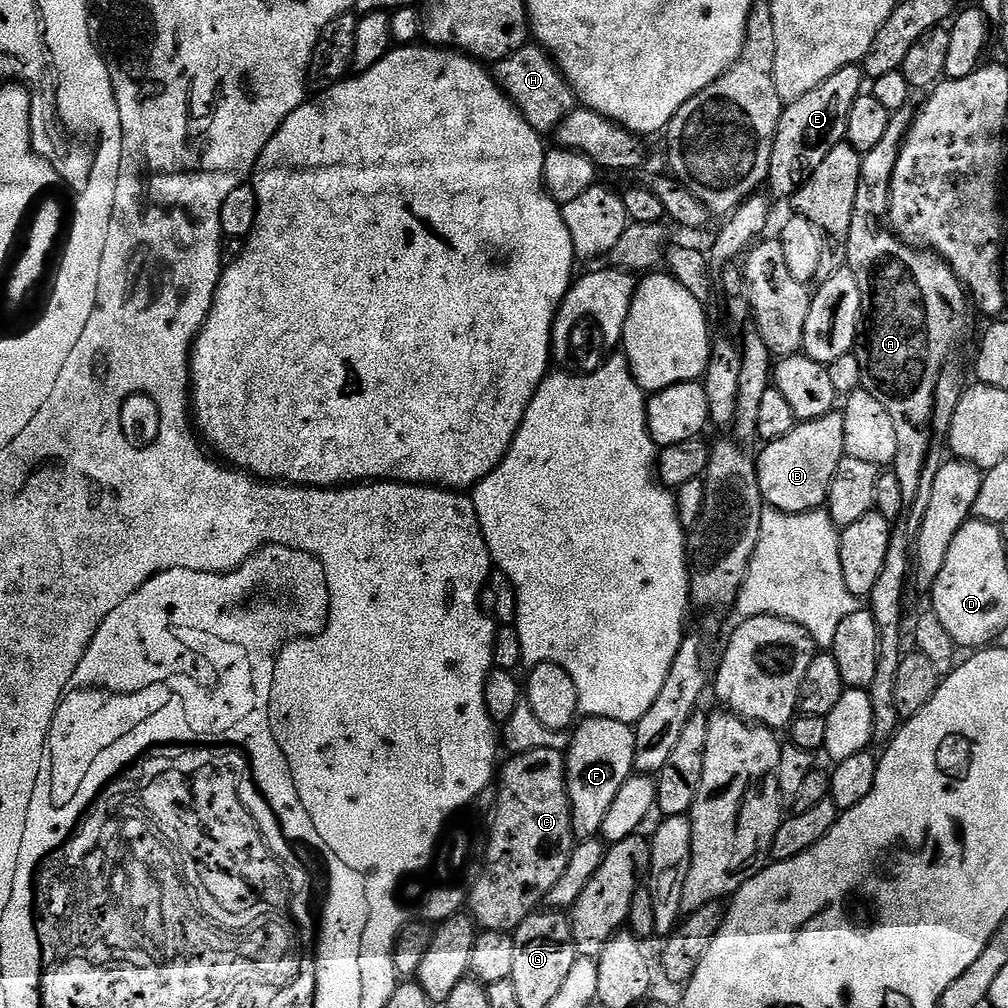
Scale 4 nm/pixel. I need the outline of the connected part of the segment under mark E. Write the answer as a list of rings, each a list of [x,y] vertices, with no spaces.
[[[847,64],[842,66],[842,70],[830,74],[826,82],[810,90],[810,94],[802,94],[802,98],[791,101],[781,111],[766,181],[776,197],[789,199],[797,189],[798,181],[822,166],[822,158],[826,158],[832,147],[845,139],[850,106],[854,106],[865,88],[863,67],[860,64]]]

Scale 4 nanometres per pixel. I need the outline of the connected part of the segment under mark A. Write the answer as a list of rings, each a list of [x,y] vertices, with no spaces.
[[[911,107],[899,108],[888,117],[886,134],[874,146],[874,150],[863,153],[860,162],[860,181],[858,198],[854,198],[854,214],[850,222],[850,234],[846,241],[846,264],[851,268],[854,278],[858,278],[858,290],[862,298],[862,342],[854,351],[862,366],[860,387],[864,388],[894,418],[894,430],[898,433],[898,454],[890,466],[898,478],[905,505],[911,506],[918,494],[918,481],[922,478],[922,466],[932,445],[932,411],[934,410],[934,390],[938,378],[944,373],[952,351],[964,336],[968,324],[970,300],[960,279],[952,273],[952,268],[931,250],[921,250],[907,240],[901,240],[885,224],[888,214],[888,195],[894,166],[898,162],[900,148],[908,137],[914,112]]]

